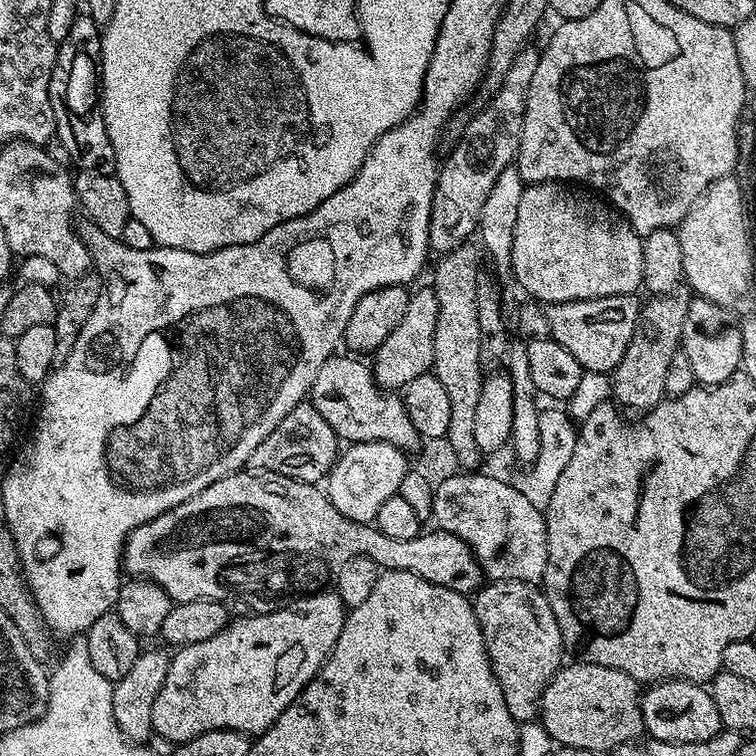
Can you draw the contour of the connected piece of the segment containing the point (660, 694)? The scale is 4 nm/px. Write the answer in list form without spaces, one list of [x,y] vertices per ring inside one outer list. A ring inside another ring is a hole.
[[[661,680],[643,689],[640,697],[644,731],[662,742],[706,742],[722,731],[718,706],[705,685],[689,680]]]

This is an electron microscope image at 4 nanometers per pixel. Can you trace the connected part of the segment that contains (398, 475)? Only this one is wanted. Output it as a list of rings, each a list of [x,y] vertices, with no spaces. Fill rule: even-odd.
[[[386,442],[349,443],[345,448],[348,449],[345,452],[343,449],[337,455],[336,463],[333,464],[326,477],[328,497],[334,506],[334,510],[338,510],[338,514],[342,514],[359,524],[372,524],[376,519],[379,507],[382,506],[382,502],[386,502],[386,498],[399,493],[402,486],[402,478],[406,478],[406,474],[410,471],[410,464],[408,464],[409,453],[403,448],[396,448]]]

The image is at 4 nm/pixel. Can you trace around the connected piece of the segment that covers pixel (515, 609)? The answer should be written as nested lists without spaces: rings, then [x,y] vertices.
[[[494,580],[475,593],[474,607],[506,707],[517,722],[535,721],[540,715],[542,694],[560,671],[566,656],[558,618],[554,618],[547,596],[535,584]]]

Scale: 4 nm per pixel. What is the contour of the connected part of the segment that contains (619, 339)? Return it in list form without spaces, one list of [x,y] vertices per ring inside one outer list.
[[[629,294],[549,304],[545,309],[549,337],[569,350],[585,371],[610,374],[622,360],[639,322],[642,300],[638,297]]]

